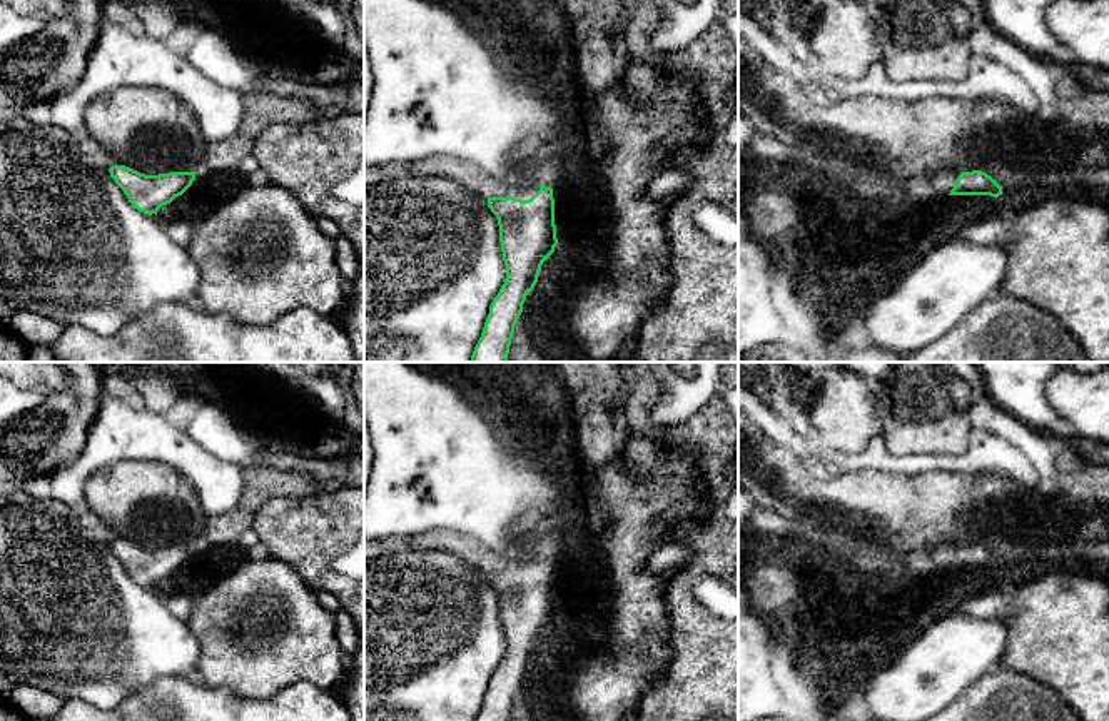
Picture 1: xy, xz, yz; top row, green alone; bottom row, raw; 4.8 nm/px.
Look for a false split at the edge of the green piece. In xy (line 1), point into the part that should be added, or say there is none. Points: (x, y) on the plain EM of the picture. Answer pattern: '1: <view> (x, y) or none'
1: none

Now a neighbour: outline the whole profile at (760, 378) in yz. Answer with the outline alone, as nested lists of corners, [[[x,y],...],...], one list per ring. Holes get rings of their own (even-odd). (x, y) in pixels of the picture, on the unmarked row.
[[[738,362],[738,386],[770,402],[783,369],[783,362]]]

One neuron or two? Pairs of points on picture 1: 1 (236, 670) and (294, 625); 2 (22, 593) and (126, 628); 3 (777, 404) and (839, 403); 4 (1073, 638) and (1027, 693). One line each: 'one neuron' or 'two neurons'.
1: one neuron
2: one neuron
3: one neuron
4: two neurons

